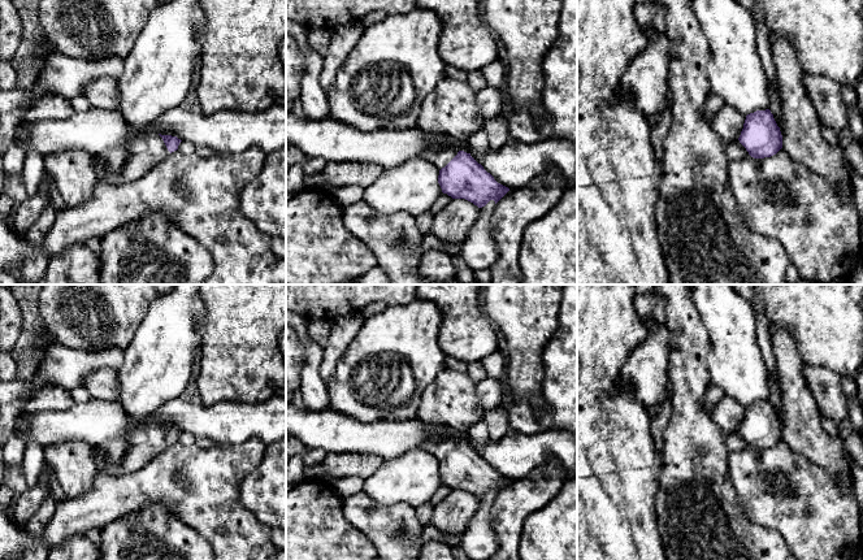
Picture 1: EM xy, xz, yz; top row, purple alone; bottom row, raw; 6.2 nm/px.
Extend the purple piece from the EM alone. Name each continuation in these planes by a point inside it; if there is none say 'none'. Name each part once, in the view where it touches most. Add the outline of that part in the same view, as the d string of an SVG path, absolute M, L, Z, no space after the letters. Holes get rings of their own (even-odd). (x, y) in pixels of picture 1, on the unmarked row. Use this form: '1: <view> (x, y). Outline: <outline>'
1: xz (441, 448). Outline: M432 426L434 435L443 435L441 440L433 439L421 446L425 451L432 452L439 461L444 459L459 443L456 438L452 437L451 429L444 426Z

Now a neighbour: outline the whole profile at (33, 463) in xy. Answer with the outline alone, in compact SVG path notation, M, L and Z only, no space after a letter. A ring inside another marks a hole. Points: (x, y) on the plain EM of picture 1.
M32 440L26 442L22 470L29 489L38 485L44 463L44 448Z

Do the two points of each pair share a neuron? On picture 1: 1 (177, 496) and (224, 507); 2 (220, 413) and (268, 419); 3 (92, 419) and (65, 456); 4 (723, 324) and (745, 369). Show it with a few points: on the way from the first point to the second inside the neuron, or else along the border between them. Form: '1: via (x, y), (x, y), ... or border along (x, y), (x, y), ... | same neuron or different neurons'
1: via (189, 496), (203, 496), (212, 506) | same neuron
2: via (231, 419), (256, 419) | same neuron
3: border along (92, 446), (85, 442), (53, 442), (46, 447) | different neurons
4: via (732, 335), (734, 357) | same neuron

